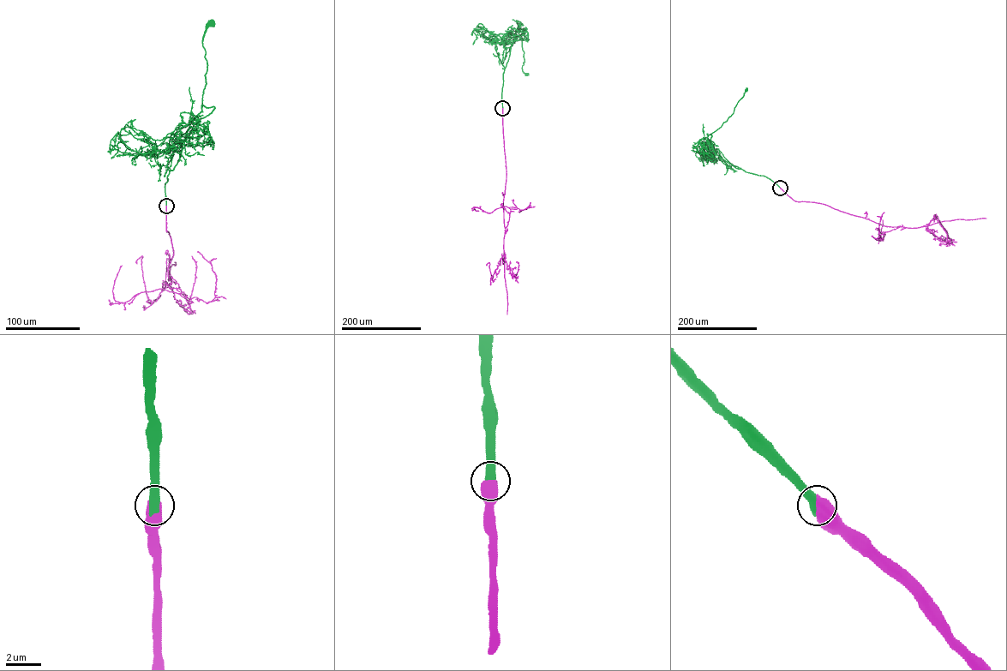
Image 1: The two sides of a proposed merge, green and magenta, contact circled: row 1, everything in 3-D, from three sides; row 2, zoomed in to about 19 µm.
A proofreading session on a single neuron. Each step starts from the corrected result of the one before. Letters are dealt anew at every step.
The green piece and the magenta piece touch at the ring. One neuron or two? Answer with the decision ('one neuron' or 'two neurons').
one neuron

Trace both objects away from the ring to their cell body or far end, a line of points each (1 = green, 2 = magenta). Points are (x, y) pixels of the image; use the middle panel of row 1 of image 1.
1: (502, 108), (503, 73), (516, 35), (521, 36), (524, 61), (522, 70), (526, 74)
2: (502, 108), (506, 172), (503, 204), (504, 260), (514, 277), (518, 266), (516, 261)

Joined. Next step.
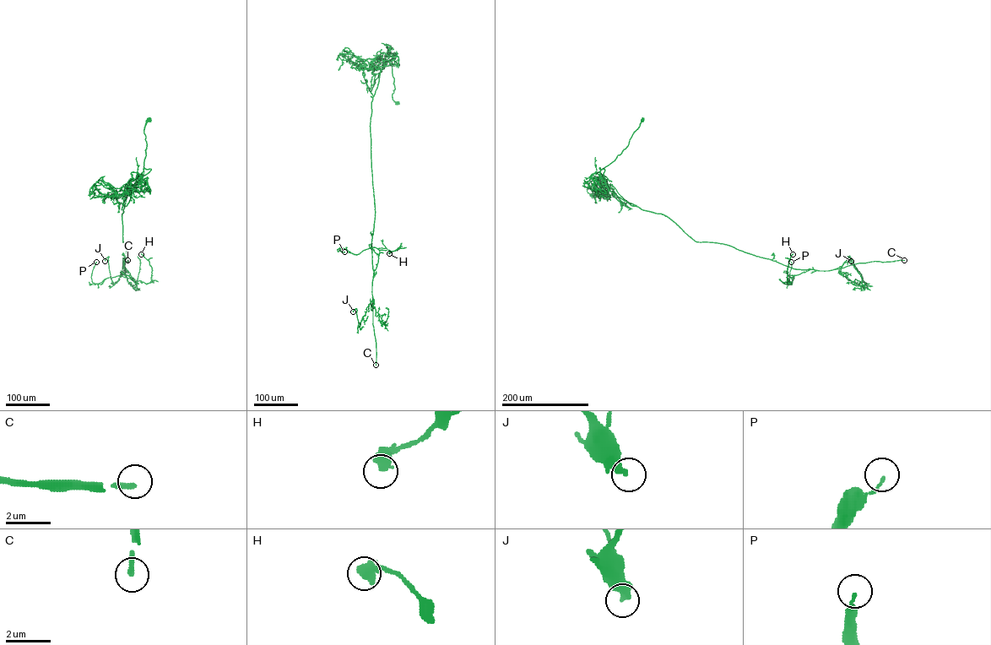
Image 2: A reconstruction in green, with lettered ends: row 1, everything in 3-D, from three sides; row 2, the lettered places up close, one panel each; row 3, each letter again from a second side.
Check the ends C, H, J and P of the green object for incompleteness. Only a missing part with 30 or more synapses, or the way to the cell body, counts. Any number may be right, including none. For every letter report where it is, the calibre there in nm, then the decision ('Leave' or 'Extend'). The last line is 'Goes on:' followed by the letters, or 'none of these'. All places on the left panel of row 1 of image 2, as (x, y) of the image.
C: Place: (127, 260). Thickness 200 nm. Extend
H: Place: (141, 254). Thickness 500 nm. Leave
J: Place: (105, 261). Thickness 320 nm. Leave
P: Place: (96, 262). Thickness 110 nm. Leave
Goes on: C

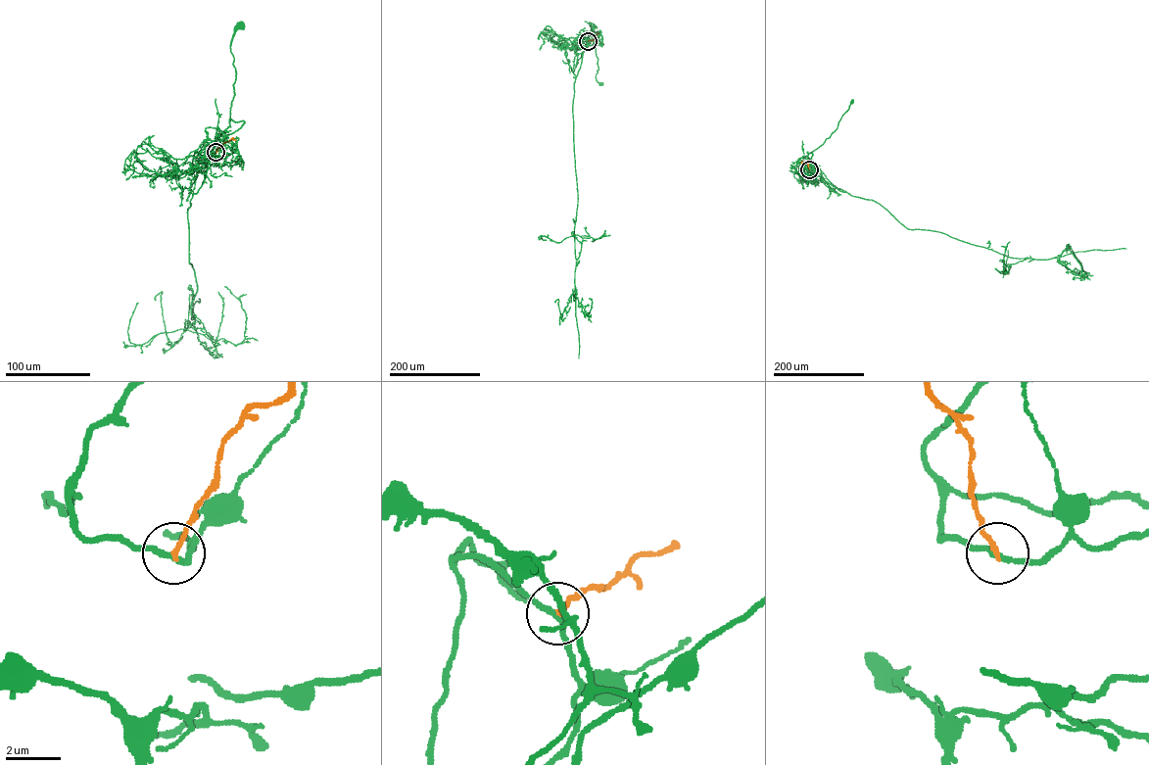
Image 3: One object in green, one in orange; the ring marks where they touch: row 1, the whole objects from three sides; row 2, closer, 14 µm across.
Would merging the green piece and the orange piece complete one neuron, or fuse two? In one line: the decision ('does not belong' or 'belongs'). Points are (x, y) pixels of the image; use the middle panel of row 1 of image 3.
does not belong

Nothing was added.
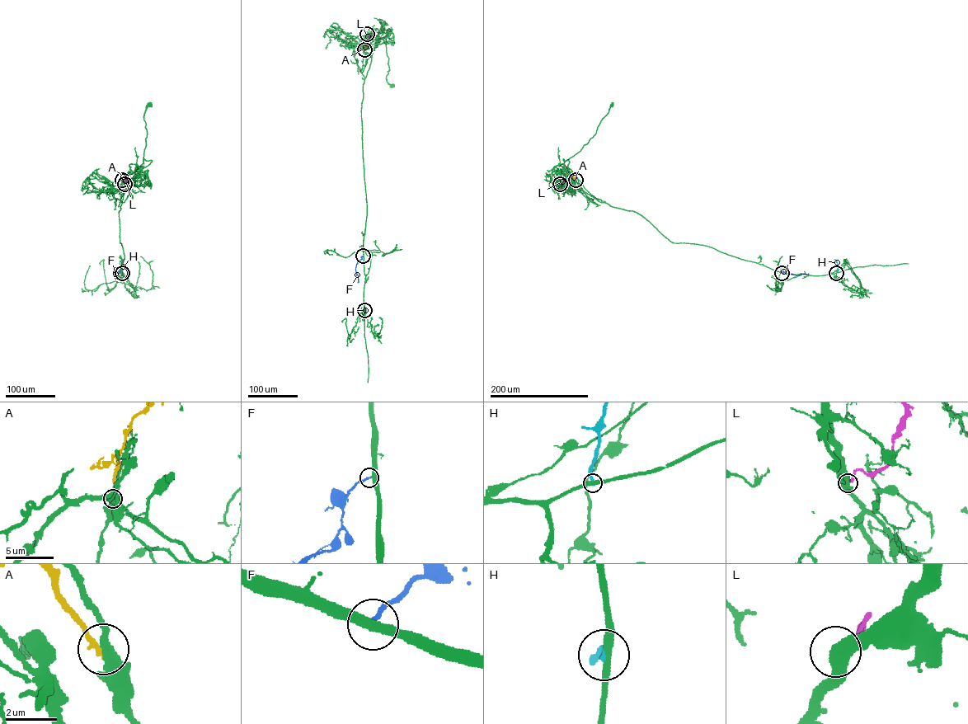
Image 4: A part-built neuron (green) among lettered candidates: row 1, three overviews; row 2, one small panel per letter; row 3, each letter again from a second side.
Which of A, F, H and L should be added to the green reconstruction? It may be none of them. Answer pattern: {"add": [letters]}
{"add": ["F"]}

